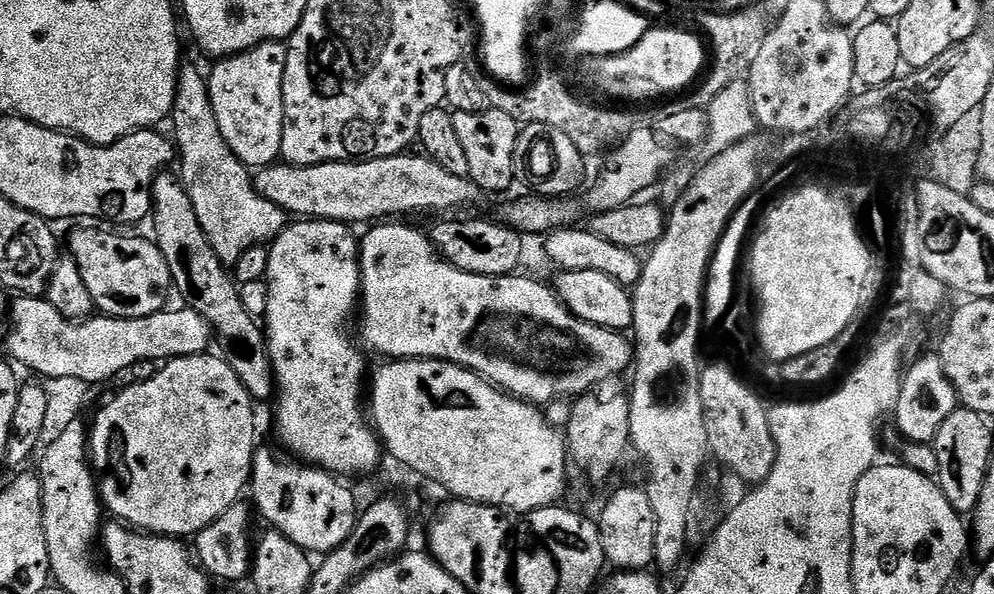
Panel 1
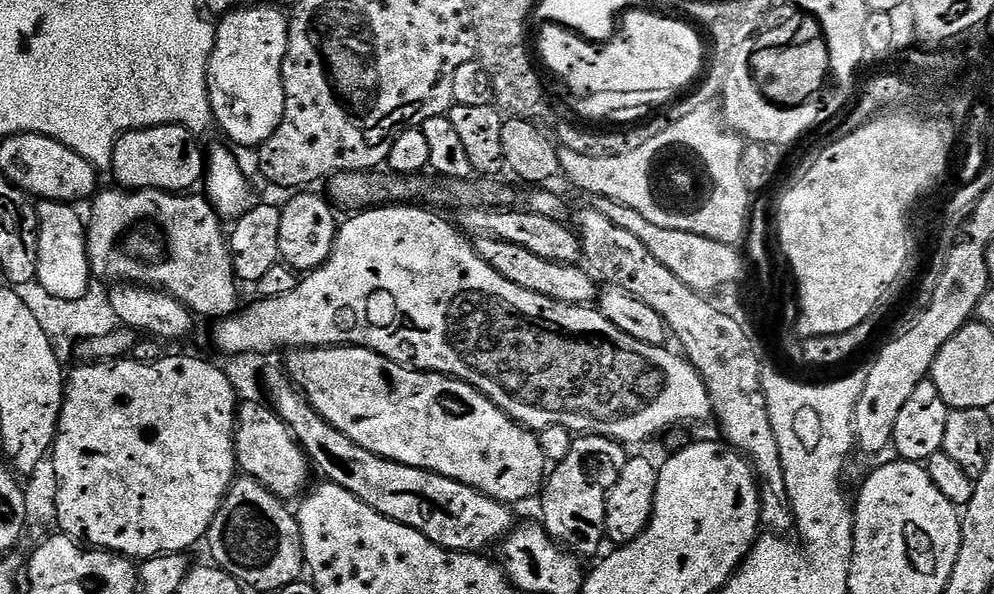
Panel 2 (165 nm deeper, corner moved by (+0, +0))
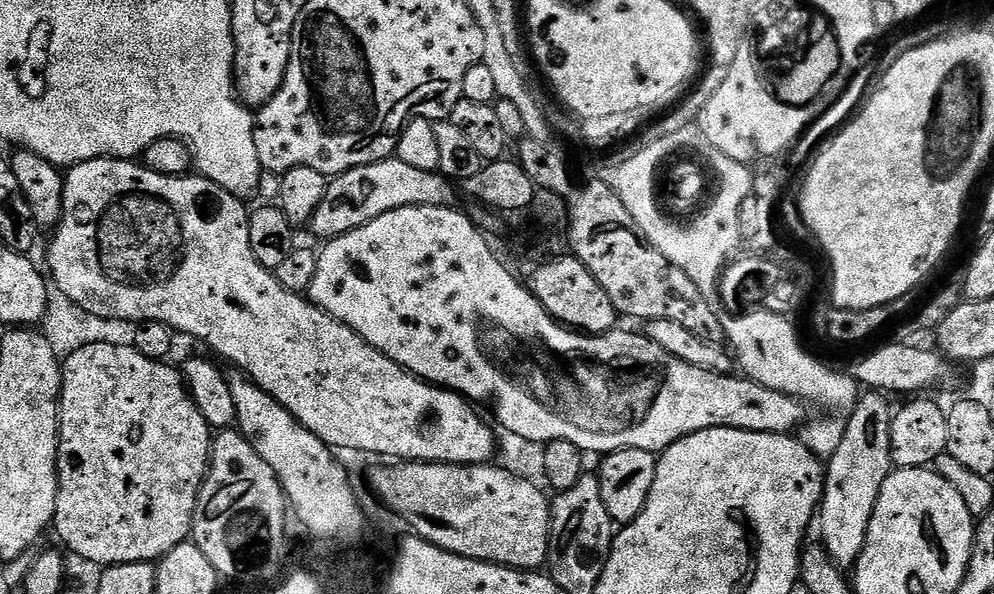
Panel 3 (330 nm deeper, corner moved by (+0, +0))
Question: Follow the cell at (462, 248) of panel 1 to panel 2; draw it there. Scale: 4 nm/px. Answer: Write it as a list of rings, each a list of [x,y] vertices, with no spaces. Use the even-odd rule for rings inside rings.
[[[493,236],[475,237],[474,247],[476,253],[482,258],[482,262],[486,262],[486,266],[498,270],[502,278],[510,278],[510,282],[514,282],[514,286],[522,286],[522,290],[530,290],[534,294],[542,294],[546,298],[554,298],[558,302],[567,304],[588,306],[597,299],[597,281],[593,273],[585,270],[579,263],[550,262],[546,258],[538,258],[538,254],[530,254],[526,246],[514,246],[514,242],[502,242]]]

